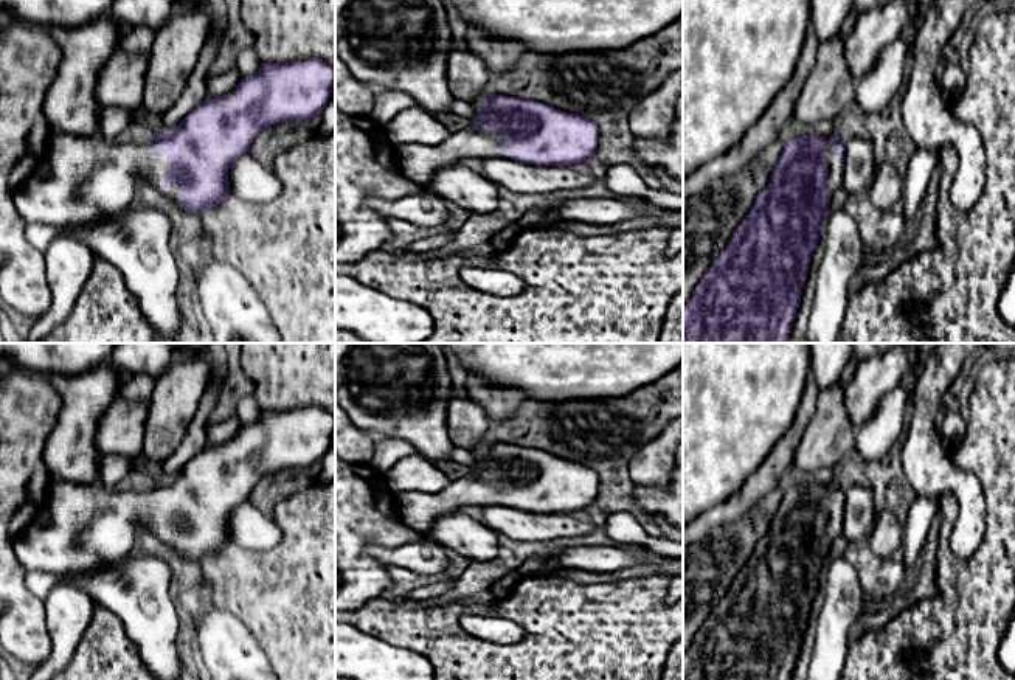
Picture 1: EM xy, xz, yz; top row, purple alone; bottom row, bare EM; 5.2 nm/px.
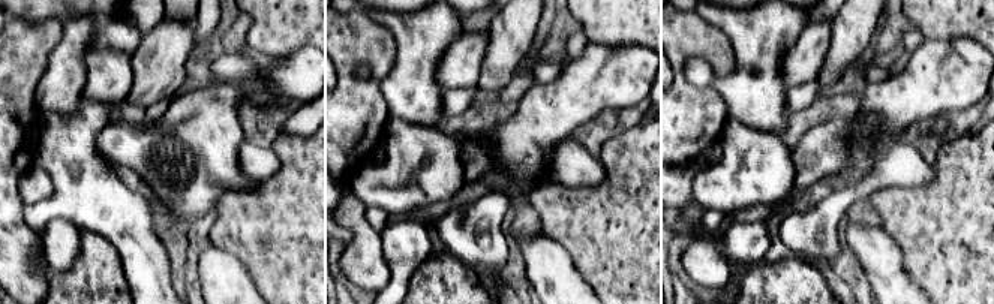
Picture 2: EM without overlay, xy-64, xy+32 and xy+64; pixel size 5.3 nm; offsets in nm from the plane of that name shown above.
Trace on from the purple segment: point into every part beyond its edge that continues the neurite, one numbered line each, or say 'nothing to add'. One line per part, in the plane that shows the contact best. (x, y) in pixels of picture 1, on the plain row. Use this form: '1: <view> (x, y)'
1: yz (832, 505)

